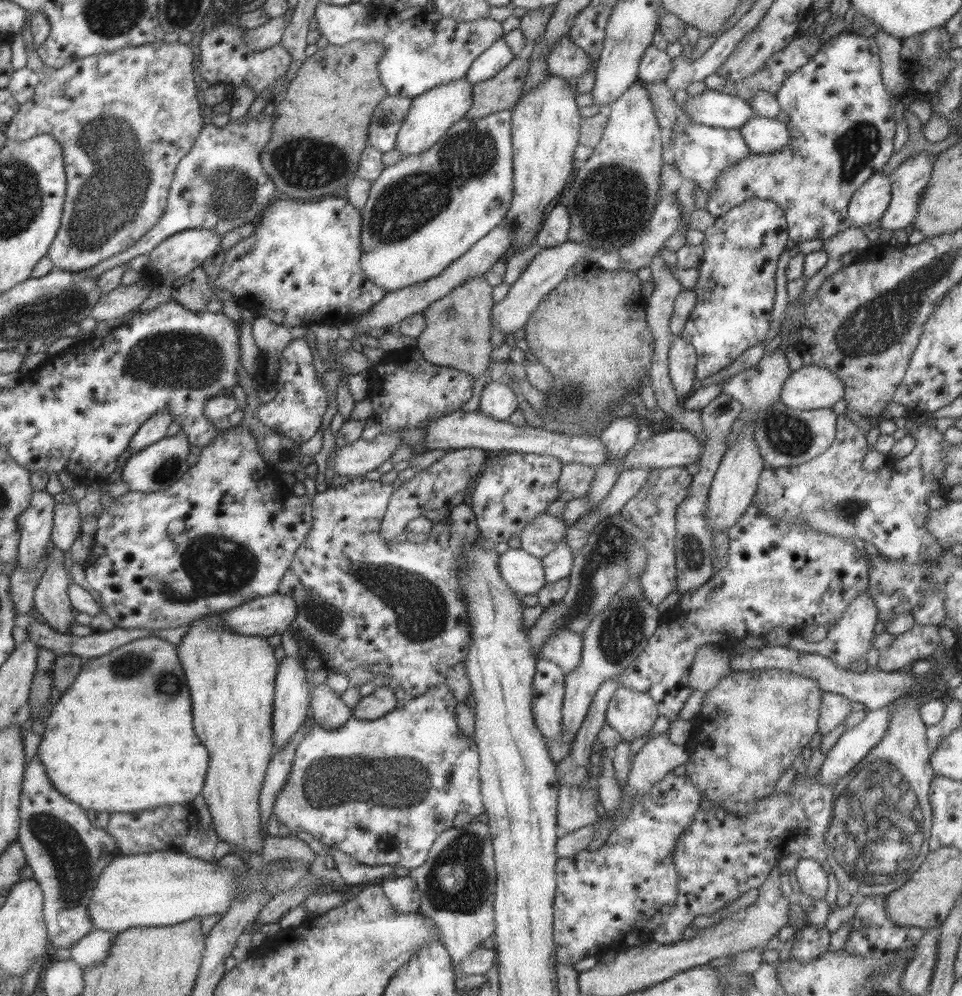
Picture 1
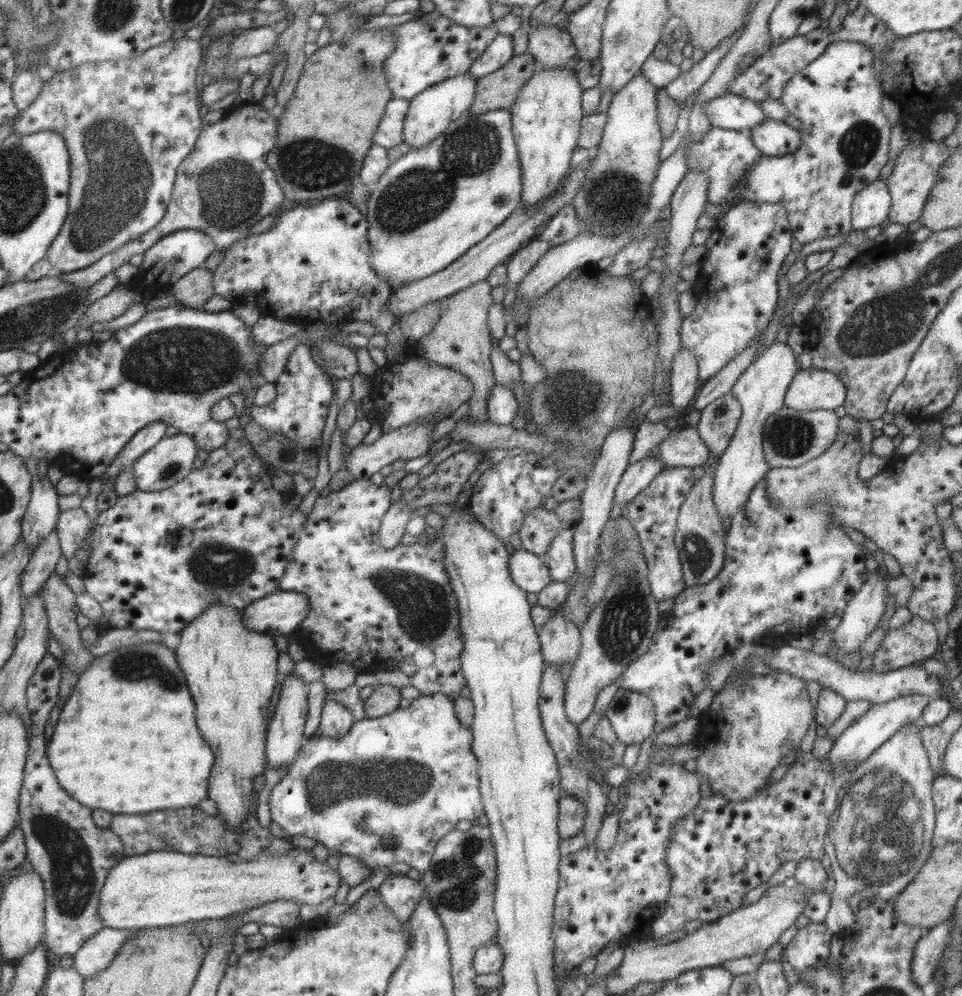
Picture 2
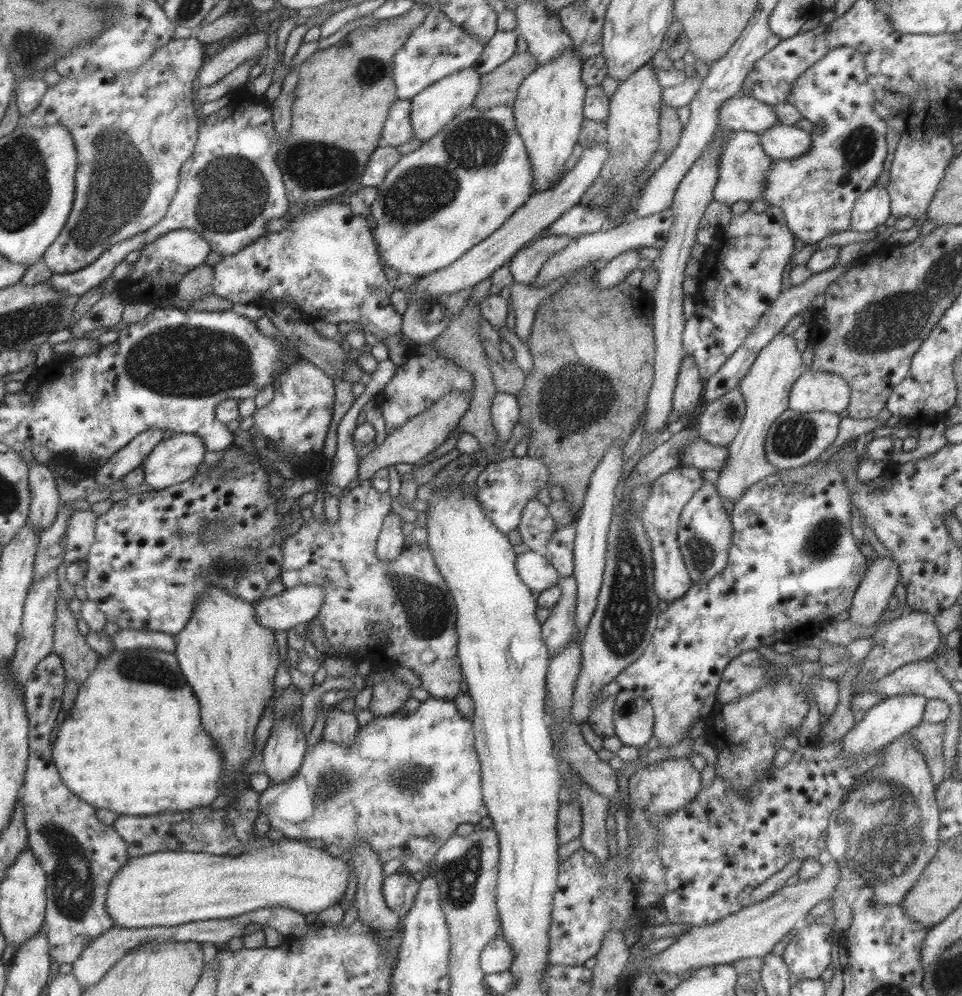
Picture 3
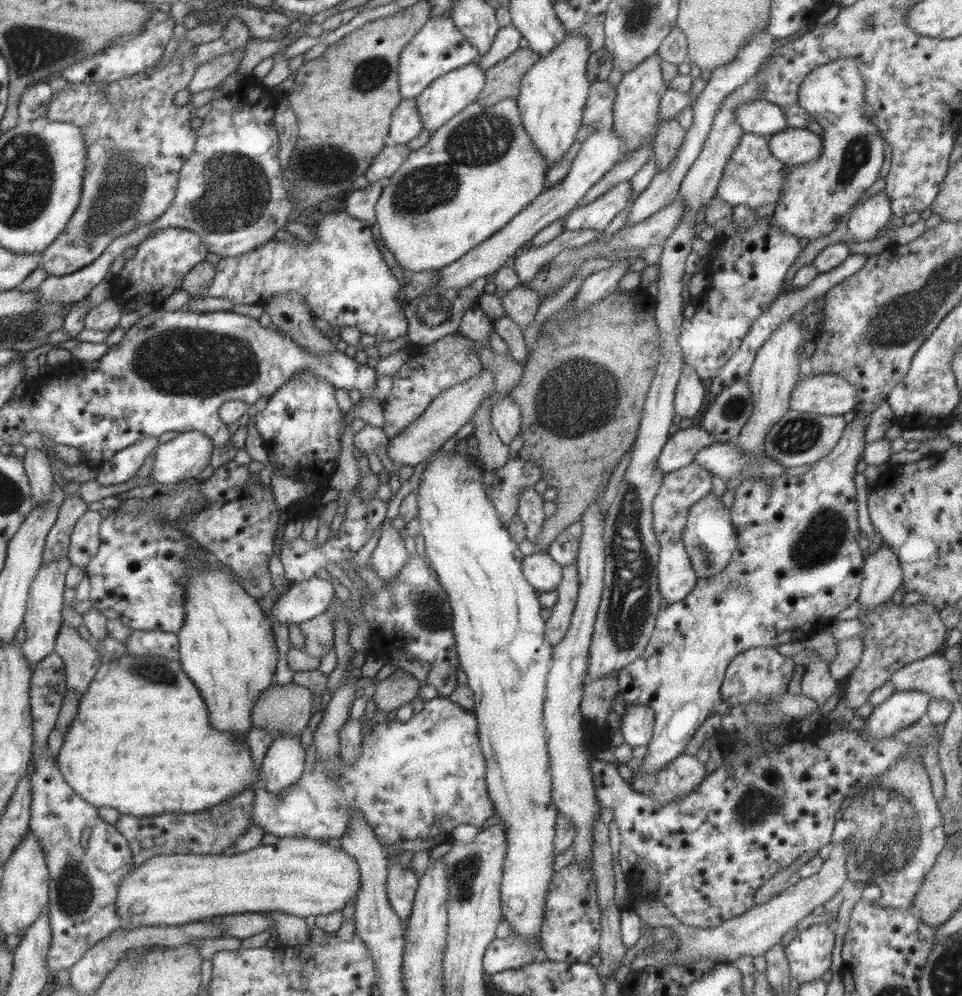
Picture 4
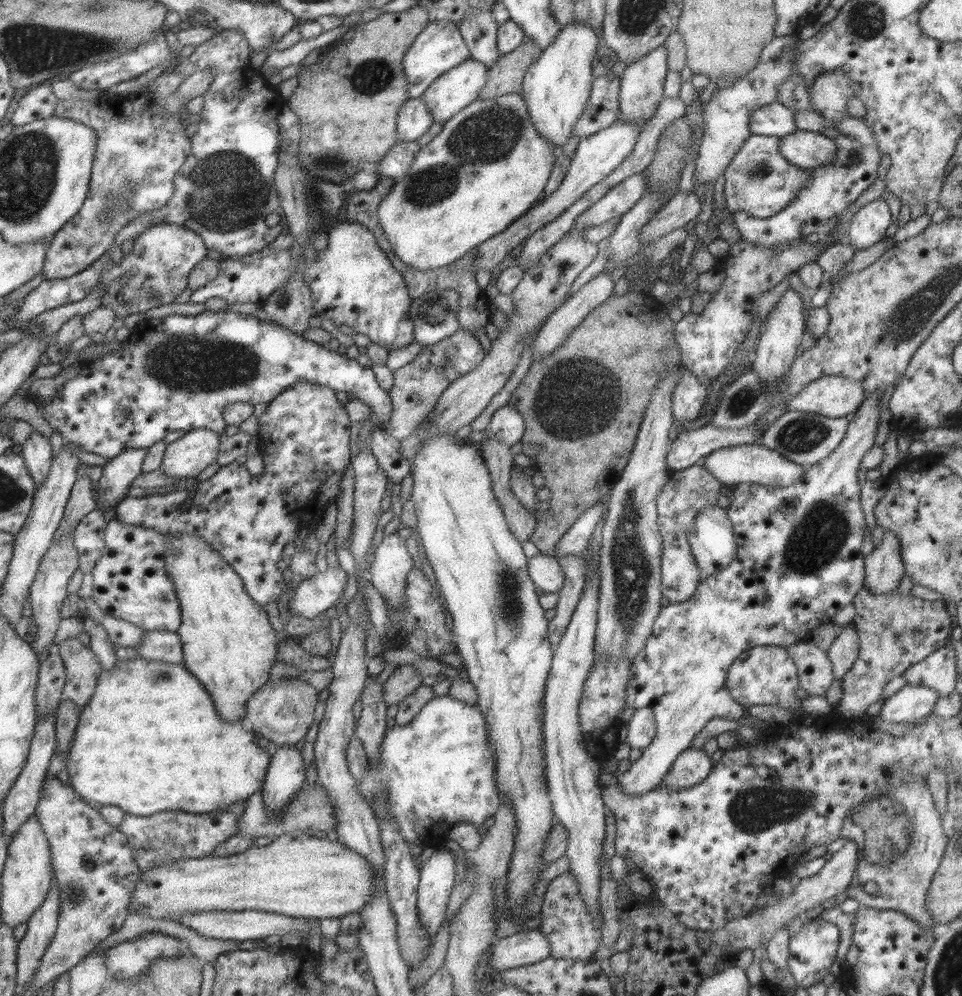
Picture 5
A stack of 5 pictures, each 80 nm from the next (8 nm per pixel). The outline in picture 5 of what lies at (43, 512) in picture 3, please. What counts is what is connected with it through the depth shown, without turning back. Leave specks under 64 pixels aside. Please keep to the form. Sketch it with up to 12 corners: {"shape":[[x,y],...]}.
{"shape":[[32,429],[20,455],[34,488],[52,465],[49,441]]}

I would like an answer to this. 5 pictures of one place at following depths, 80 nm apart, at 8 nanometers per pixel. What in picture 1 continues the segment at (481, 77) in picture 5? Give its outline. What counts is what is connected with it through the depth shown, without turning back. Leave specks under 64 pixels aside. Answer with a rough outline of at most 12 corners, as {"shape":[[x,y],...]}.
{"shape":[[461,78],[412,100],[394,149],[431,148],[472,103]]}

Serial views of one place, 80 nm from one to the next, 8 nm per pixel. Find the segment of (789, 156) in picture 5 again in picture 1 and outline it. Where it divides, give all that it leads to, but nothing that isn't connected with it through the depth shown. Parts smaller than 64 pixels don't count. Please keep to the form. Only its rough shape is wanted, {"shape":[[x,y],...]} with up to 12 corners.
{"shape":[[749,118],[738,130],[748,150],[775,152],[787,128],[774,118]]}

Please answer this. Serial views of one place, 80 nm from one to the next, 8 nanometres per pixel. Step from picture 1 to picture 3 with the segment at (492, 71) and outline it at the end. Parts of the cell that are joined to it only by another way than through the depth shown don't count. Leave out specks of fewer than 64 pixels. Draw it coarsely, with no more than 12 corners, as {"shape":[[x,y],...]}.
{"shape":[[513,30],[495,31],[473,65],[485,75],[516,52]]}

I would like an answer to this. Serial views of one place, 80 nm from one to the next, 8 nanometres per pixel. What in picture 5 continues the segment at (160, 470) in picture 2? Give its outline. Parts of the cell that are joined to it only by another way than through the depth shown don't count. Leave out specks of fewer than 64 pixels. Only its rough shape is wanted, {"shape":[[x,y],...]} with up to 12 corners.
{"shape":[[191,429],[166,445],[165,476],[195,478],[216,462],[221,439]]}

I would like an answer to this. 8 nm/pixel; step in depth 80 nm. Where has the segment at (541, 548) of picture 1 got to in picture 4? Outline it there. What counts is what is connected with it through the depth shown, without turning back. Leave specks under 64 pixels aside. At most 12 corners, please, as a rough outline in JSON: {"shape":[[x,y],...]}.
{"shape":[[533,487],[520,492],[516,516],[532,544],[546,519],[542,495]]}

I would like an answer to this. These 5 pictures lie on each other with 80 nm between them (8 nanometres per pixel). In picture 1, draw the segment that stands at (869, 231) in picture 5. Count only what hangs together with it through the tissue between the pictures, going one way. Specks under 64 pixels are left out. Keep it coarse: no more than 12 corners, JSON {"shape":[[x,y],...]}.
{"shape":[[868,176],[847,204],[853,226],[877,223],[889,205],[889,177]]}

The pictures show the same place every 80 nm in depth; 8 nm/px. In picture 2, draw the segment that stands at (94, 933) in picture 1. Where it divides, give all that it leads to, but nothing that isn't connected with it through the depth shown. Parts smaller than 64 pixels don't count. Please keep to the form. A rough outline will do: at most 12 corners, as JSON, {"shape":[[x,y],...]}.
{"shape":[[101,927],[72,954],[83,980],[114,959],[138,929]]}

